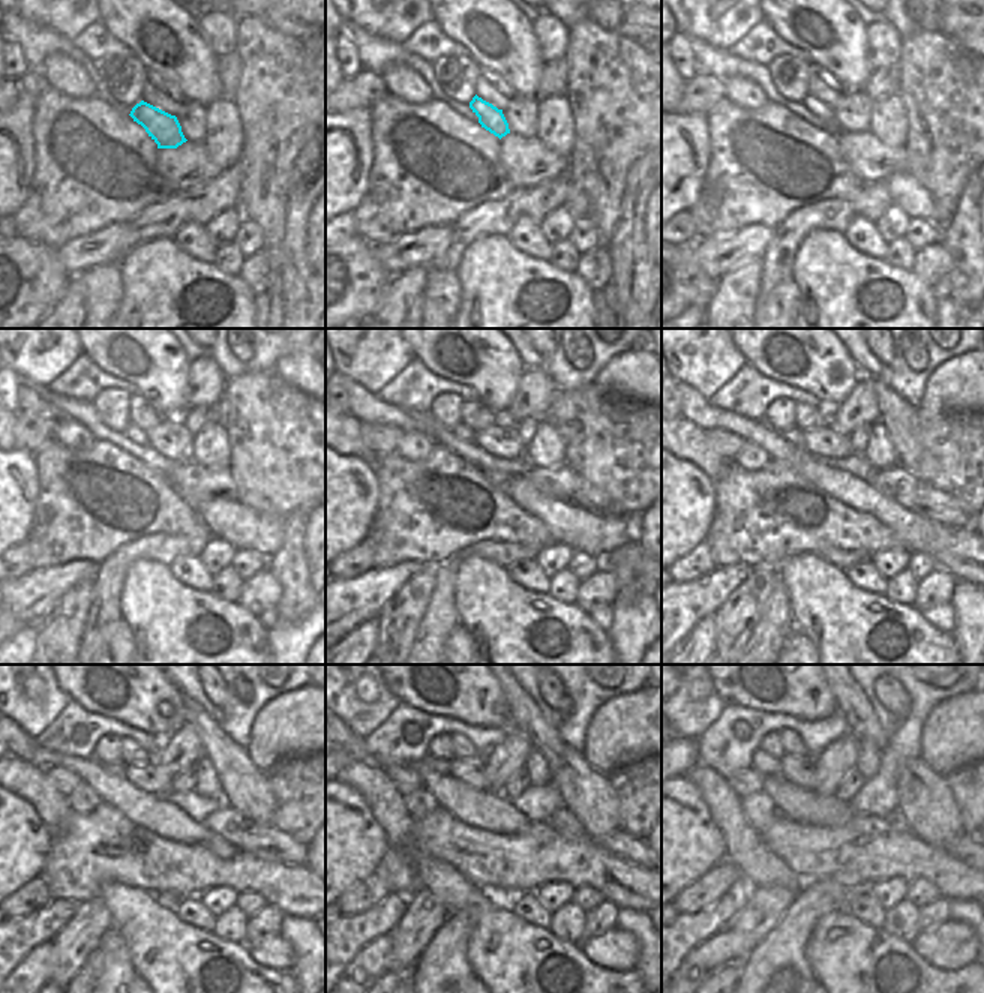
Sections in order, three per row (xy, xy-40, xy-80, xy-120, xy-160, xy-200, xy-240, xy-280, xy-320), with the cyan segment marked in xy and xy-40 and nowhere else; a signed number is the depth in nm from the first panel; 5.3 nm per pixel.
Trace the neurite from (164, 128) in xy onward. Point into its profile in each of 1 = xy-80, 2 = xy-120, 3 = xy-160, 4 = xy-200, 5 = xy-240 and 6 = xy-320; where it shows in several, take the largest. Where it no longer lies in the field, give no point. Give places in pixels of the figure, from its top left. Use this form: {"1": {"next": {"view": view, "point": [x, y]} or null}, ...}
{"1": {"next": {"view": "xy-80", "point": [819, 108]}}, "2": {"next": {"view": "xy-120", "point": [134, 434]}}, "3": {"next": {"view": "xy-160", "point": [467, 434]}}, "4": {"next": {"view": "xy-200", "point": [795, 435]}}, "5": {"next": {"view": "xy-240", "point": [117, 768]}}, "6": {"next": {"view": "xy-320", "point": [765, 764]}}}

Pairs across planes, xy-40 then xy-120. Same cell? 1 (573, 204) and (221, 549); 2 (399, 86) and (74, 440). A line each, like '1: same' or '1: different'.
1: different
2: same

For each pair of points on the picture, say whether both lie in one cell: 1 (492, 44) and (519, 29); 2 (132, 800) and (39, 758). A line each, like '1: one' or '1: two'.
1: one
2: one

